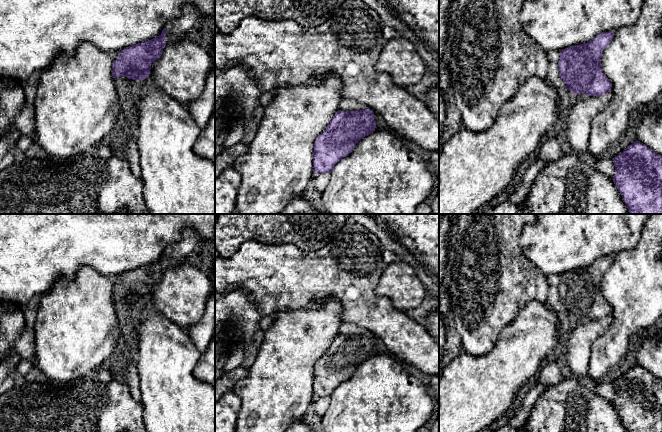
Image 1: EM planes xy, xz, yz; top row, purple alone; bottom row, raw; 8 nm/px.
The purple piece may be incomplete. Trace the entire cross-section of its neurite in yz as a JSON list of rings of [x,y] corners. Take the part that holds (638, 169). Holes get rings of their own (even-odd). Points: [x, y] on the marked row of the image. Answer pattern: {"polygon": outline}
{"polygon": [[[637,140],[612,160],[615,166],[612,180],[629,214],[662,214],[662,156]]]}

